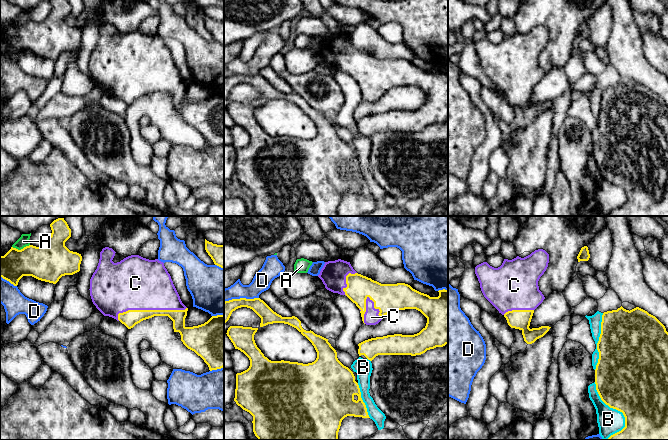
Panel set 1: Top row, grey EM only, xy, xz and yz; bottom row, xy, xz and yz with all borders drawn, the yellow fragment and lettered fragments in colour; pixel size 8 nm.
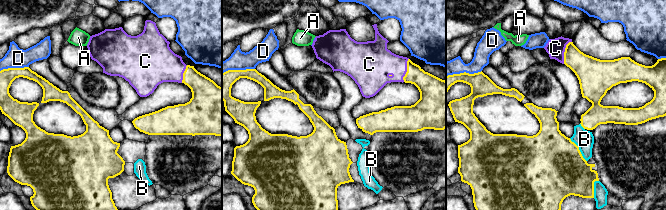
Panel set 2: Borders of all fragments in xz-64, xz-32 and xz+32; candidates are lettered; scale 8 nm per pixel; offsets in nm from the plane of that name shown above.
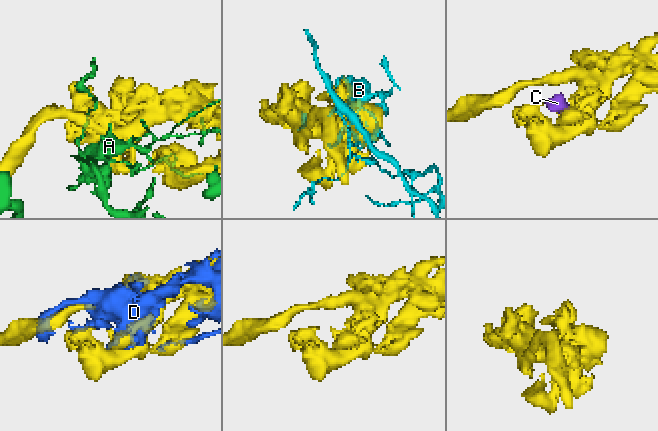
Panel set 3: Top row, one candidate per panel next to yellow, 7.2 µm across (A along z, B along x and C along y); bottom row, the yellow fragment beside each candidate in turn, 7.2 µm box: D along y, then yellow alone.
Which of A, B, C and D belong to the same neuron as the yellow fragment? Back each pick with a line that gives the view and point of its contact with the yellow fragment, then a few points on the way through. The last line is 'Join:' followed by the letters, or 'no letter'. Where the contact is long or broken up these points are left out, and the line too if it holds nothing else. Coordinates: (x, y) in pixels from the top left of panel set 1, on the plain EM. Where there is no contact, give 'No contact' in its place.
C: Touches yellow at xy (149, 86)
Join: C

